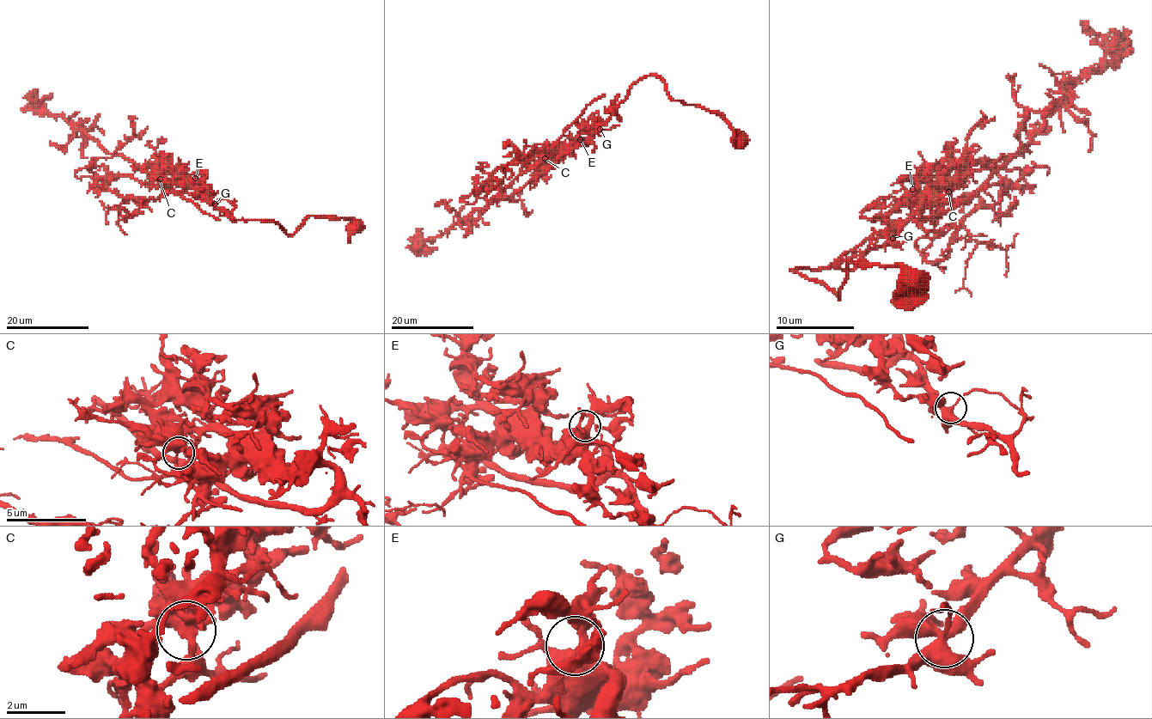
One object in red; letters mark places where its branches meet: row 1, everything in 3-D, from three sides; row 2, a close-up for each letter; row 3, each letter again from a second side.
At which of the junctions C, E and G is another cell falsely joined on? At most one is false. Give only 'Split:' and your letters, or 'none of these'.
Split: C

